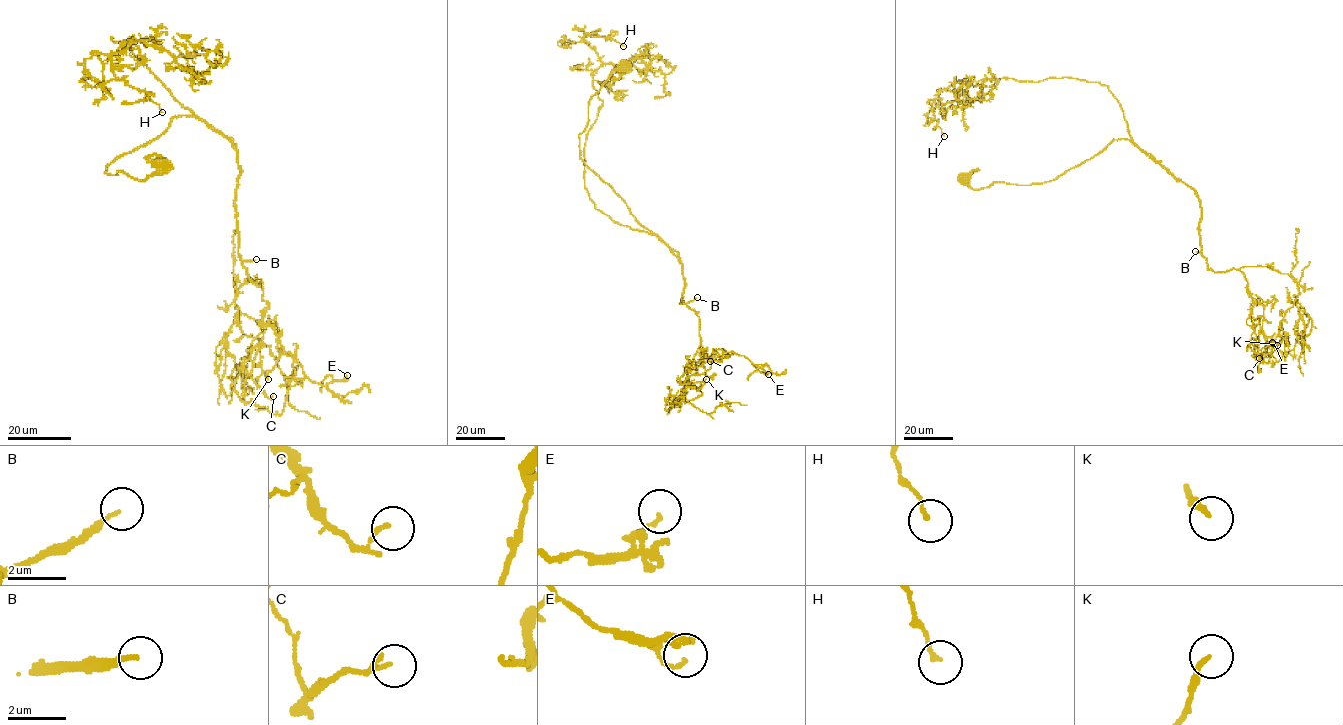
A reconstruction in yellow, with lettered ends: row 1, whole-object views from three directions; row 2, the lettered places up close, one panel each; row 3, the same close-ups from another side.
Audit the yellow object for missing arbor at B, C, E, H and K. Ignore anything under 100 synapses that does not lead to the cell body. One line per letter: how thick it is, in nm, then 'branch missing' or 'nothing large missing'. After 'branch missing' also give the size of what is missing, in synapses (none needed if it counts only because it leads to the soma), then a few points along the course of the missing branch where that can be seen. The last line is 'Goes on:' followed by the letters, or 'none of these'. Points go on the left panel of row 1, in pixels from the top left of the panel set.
B: calibre 160 nm; branch missing; 1000 synapses; course (256, 259), (282, 271), (307, 294), (337, 303), (328, 379), (383, 423)
C: calibre 130 nm; nothing large missing
E: calibre 130 nm; nothing large missing
H: calibre 120 nm; nothing large missing
K: calibre 170 nm; nothing large missing
Goes on: B

